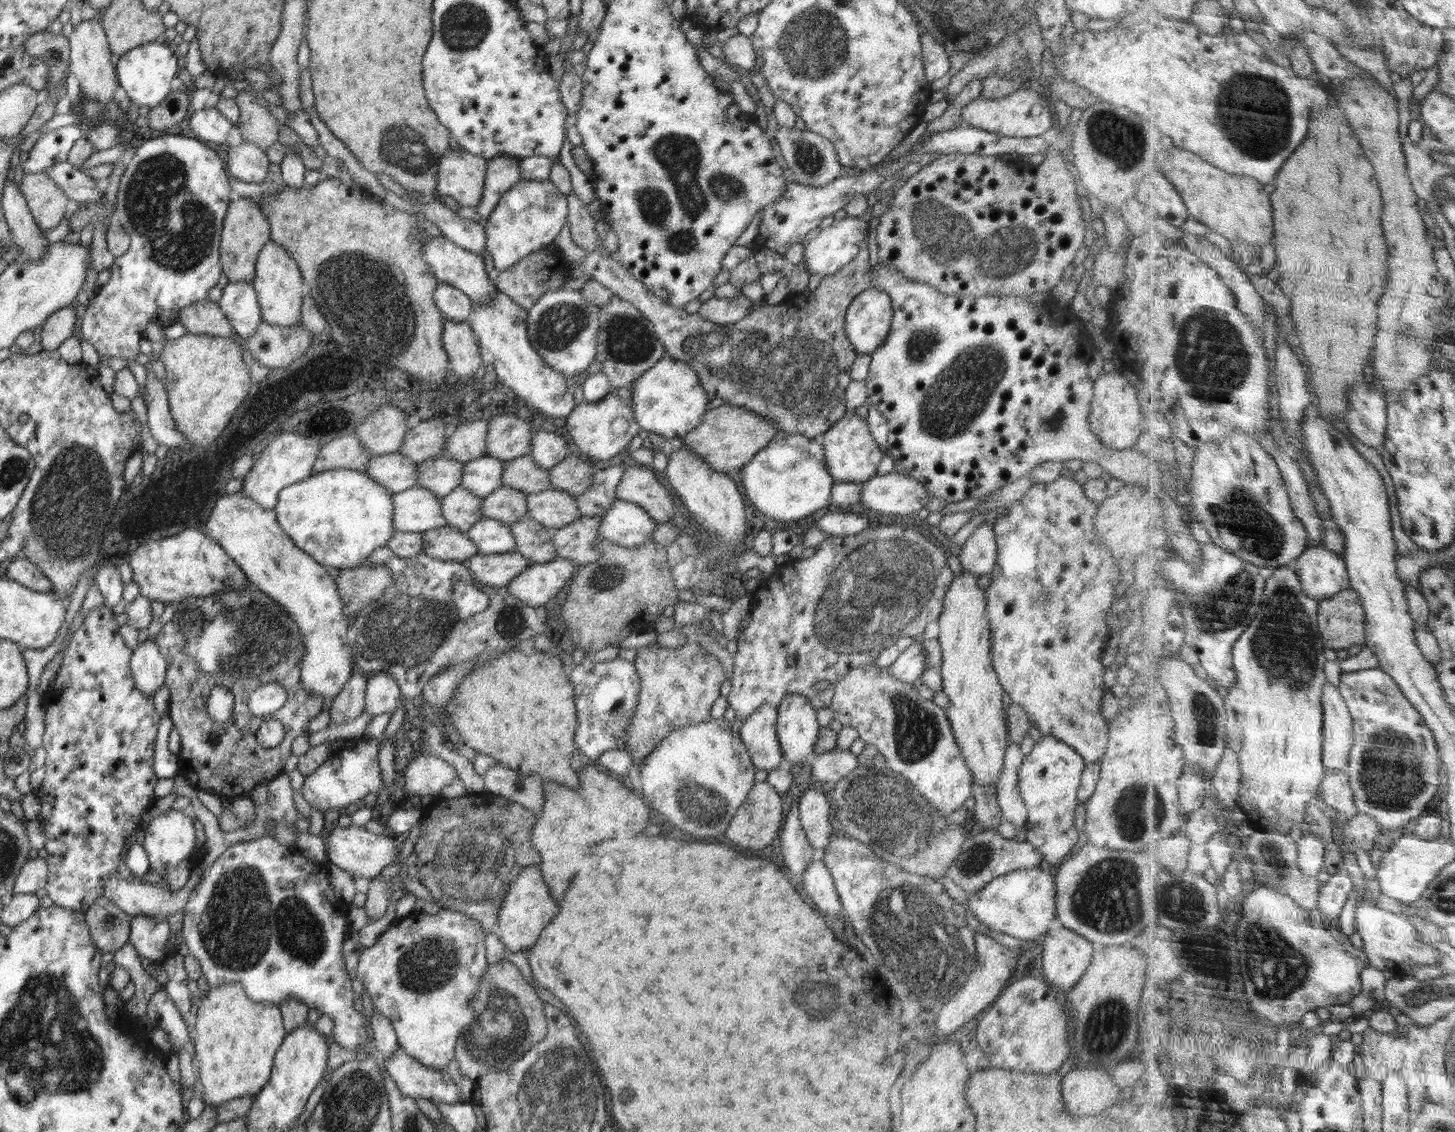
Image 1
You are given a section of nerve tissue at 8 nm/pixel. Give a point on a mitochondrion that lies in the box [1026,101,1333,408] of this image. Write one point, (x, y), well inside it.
(1220, 364)

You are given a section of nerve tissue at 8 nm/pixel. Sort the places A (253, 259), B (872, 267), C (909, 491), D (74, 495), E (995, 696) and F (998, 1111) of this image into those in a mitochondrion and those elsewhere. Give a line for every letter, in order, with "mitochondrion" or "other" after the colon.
A: other
B: other
C: other
D: mitochondrion
E: other
F: other

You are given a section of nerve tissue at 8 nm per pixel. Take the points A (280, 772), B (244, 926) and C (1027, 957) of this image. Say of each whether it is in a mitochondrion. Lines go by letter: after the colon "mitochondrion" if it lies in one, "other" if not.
A: other
B: mitochondrion
C: other

